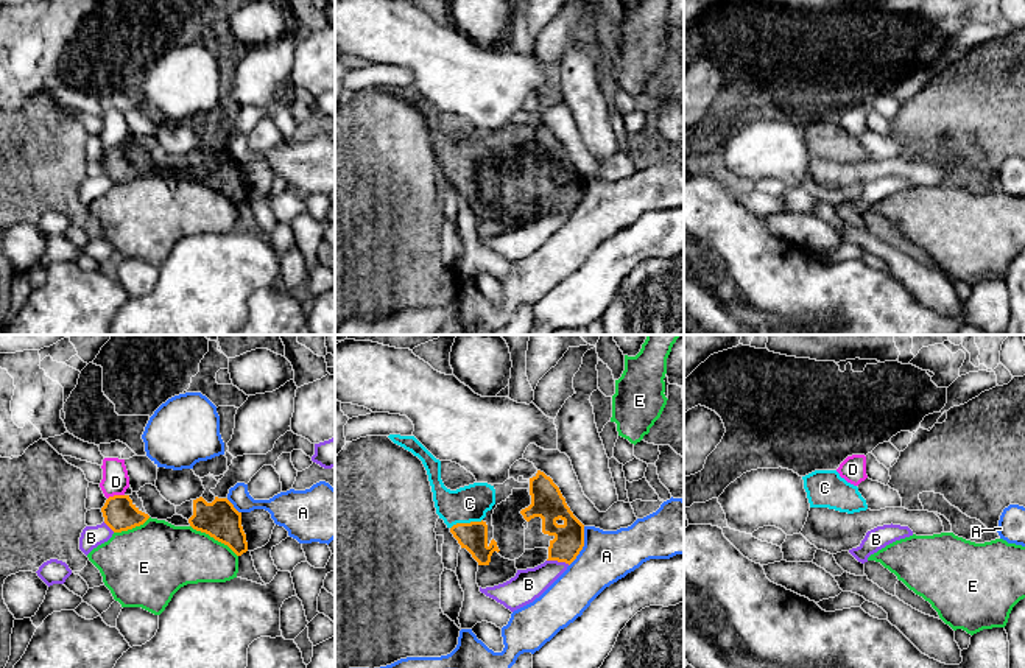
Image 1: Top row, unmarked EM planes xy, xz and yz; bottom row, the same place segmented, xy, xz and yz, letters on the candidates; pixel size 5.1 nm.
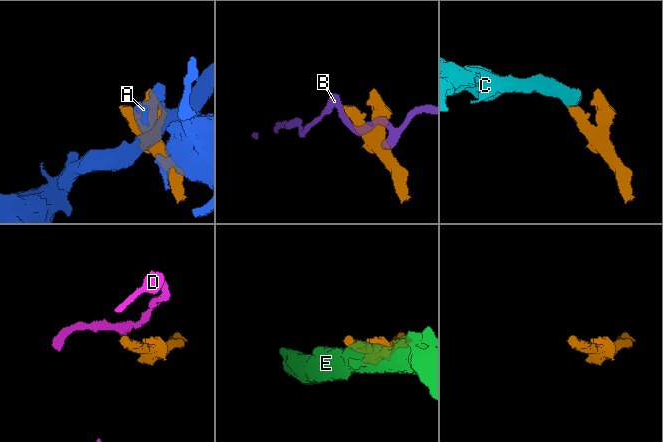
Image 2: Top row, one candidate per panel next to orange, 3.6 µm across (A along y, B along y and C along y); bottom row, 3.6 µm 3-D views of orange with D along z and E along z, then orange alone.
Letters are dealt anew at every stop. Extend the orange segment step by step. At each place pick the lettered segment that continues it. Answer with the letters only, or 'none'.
C

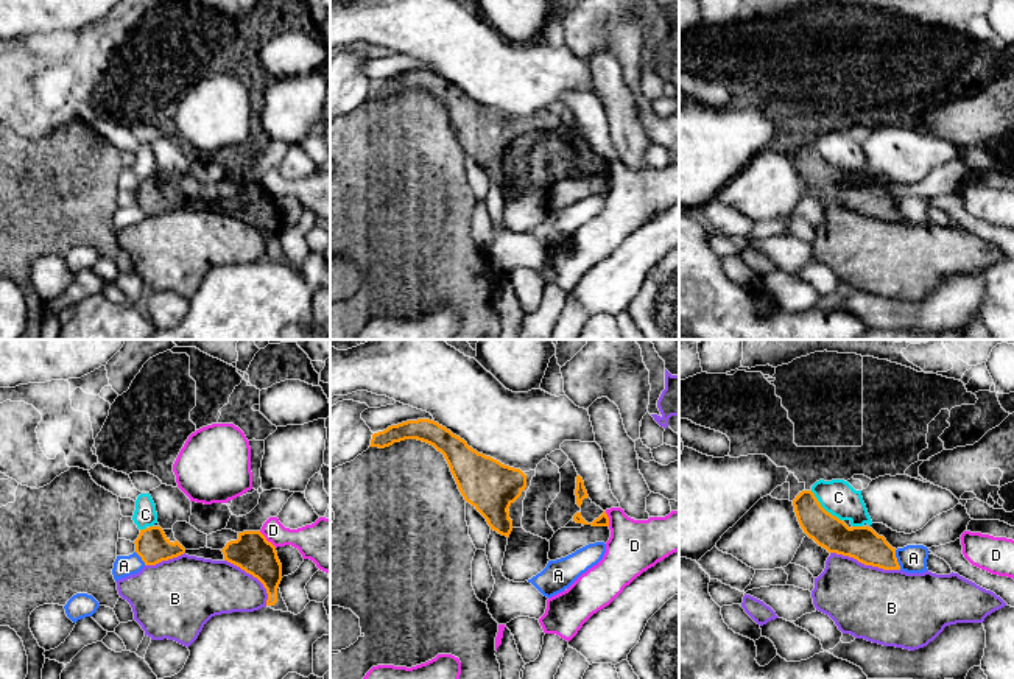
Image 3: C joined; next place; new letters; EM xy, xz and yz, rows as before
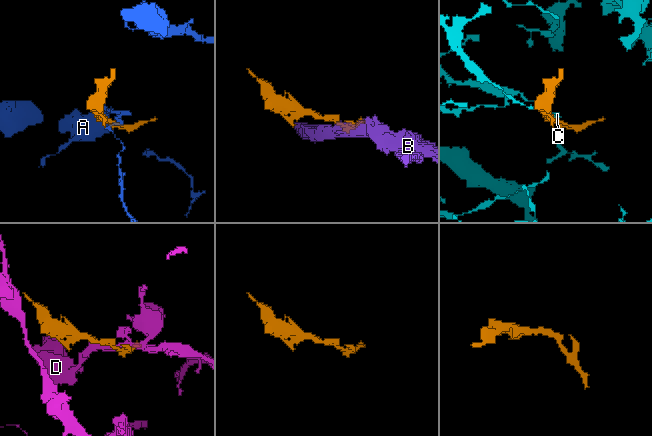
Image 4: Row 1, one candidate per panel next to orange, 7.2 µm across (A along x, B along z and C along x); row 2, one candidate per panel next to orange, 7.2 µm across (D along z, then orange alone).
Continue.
none

